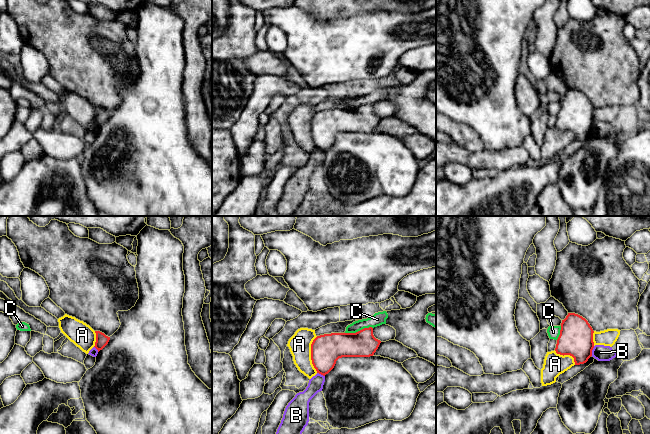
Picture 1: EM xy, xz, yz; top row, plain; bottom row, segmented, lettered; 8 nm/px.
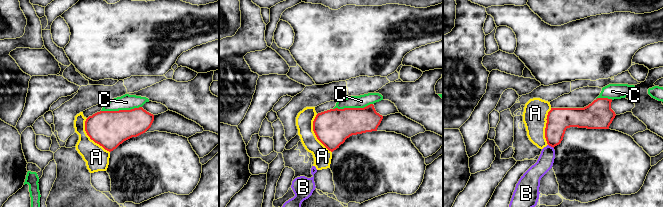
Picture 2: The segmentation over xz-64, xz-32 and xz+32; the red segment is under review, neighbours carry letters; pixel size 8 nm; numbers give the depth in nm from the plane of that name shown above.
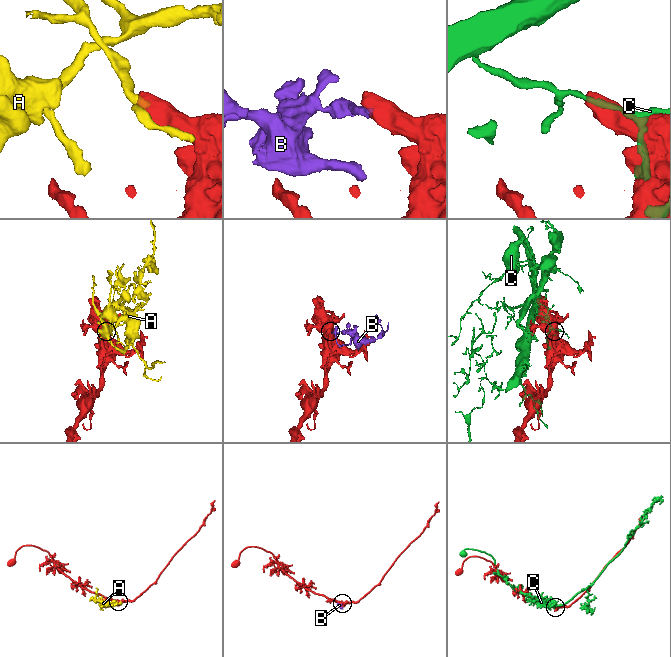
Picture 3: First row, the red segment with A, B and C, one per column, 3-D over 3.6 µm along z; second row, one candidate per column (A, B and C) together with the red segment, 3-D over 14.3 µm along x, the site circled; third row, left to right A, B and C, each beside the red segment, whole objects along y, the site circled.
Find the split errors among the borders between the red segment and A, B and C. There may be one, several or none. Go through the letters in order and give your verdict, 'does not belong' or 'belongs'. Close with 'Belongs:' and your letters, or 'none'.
A: does not belong
B: does not belong
C: does not belong
Belongs: none

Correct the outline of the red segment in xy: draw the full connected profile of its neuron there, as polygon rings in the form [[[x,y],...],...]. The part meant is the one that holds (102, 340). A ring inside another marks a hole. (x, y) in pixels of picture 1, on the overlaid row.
[[[95,331],[96,333],[96,342],[95,342],[95,348],[98,350],[102,350],[109,342],[110,337],[106,336],[104,333],[100,331]]]

